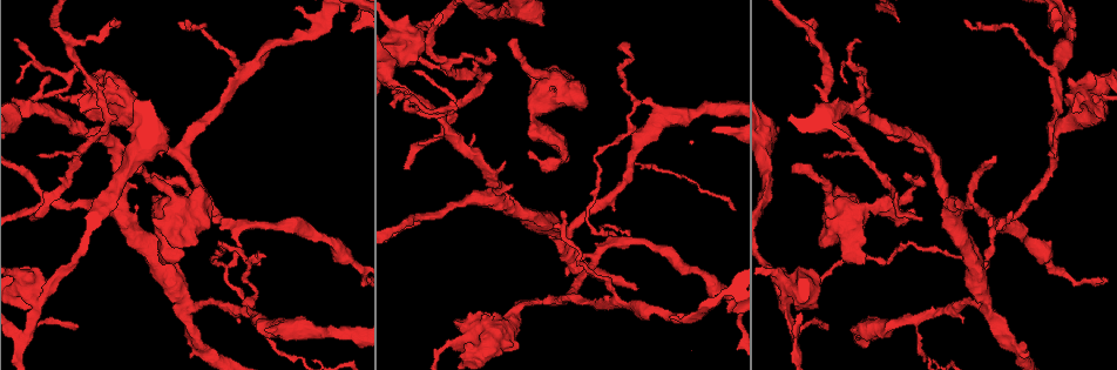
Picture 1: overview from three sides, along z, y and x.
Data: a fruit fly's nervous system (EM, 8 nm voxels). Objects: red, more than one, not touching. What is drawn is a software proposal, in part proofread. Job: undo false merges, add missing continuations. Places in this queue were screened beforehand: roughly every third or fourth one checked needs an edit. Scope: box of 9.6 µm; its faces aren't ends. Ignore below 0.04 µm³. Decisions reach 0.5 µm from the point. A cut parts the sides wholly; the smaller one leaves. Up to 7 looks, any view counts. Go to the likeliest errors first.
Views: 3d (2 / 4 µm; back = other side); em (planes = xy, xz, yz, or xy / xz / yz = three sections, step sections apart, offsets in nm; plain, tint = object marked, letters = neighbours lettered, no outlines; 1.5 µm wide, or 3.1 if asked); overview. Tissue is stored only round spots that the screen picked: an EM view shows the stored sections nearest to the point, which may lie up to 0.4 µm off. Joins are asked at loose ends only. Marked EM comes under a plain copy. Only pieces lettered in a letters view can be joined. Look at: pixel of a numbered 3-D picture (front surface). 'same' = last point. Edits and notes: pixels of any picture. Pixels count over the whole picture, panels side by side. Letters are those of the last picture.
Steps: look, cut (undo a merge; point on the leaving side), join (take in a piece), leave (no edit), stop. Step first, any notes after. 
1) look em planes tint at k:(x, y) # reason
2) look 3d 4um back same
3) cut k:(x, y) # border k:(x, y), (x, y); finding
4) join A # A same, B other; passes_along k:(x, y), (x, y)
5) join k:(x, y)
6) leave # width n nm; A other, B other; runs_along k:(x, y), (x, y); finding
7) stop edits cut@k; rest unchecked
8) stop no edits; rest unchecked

look 3d 2um at 1:(512, 38) # an open end

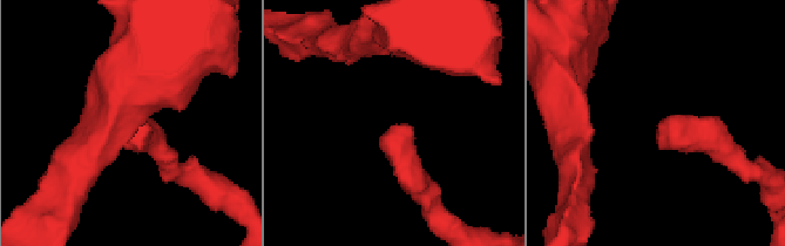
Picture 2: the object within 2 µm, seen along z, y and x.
look em planes letters at 2:(660, 121) # need the tissue

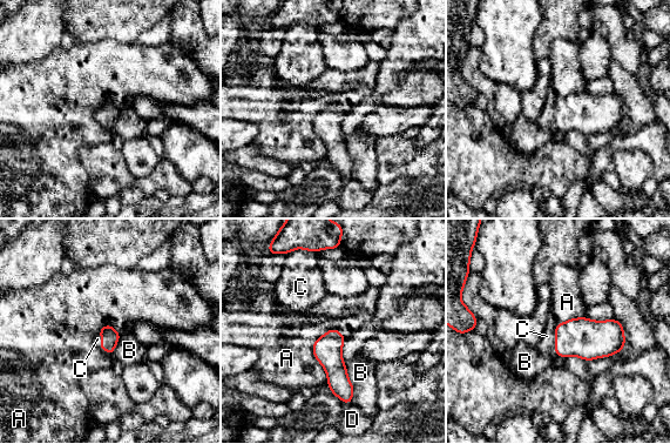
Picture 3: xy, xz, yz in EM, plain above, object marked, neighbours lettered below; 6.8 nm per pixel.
join C # A other, B other, C same, D other; passes_along 3:(589, 340), (555, 343), (547, 343); the neuron continues

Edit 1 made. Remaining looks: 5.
look 3d 2um at 1:(36, 109) # two arms in line, one across

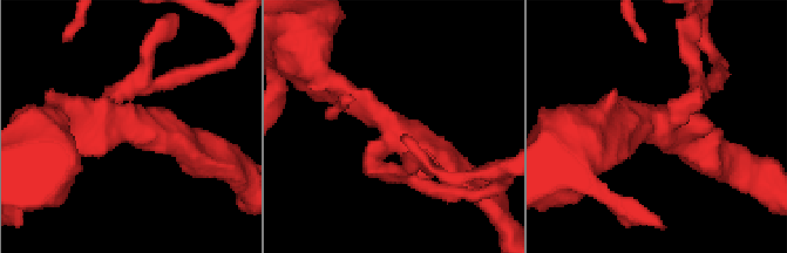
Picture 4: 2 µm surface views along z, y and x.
look em planes tint at 4:(129, 120)

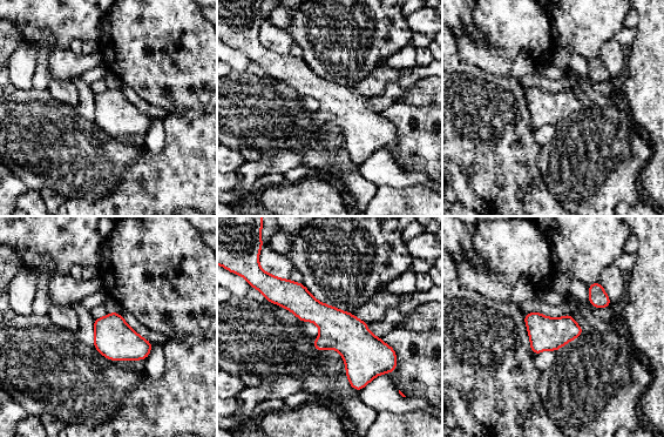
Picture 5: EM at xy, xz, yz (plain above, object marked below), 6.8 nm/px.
look em planes letters same # what lies round it

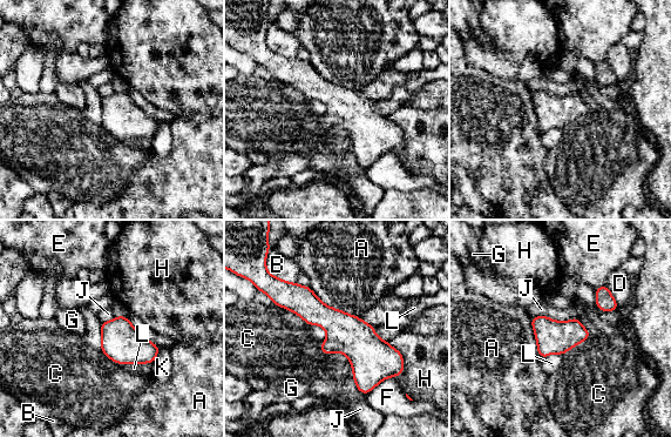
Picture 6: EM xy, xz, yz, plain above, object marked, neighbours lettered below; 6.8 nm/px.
leave # width 220 nm; longest_contact C 460 nm; A other, B other, C other, D other, E other, F other, G other, H other, J other, K other, L other; continuous, no second neuron

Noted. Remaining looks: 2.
look em planes tint at 1:(645, 100) # an open end

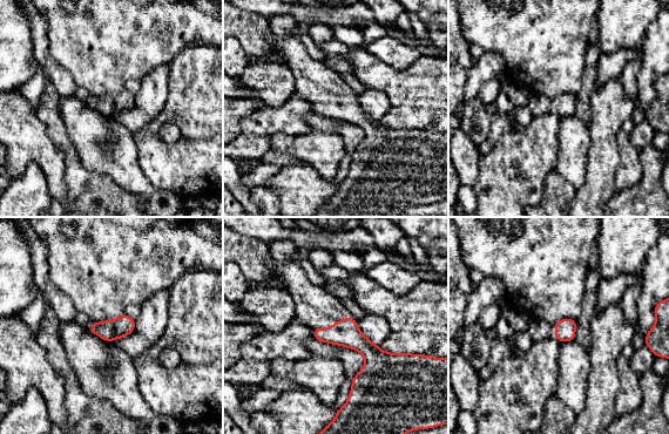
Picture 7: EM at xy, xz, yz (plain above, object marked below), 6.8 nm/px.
look em planes letters same # see the neighbours

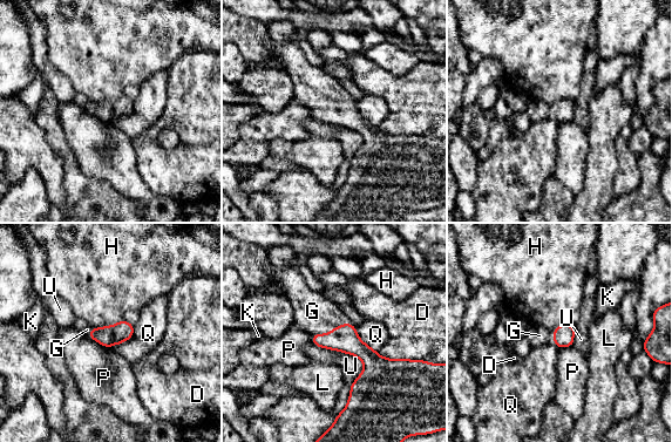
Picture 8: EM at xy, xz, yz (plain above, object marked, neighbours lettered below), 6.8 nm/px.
join G # longest_contact U 400 nm; D other, G same, H other, K other, L other, P other, Q other, U other; passes_along 8:(344, 338), (332, 330), (312, 311); the neuron continues

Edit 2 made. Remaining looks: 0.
stop edits join@3, join@8; rest unchecked

